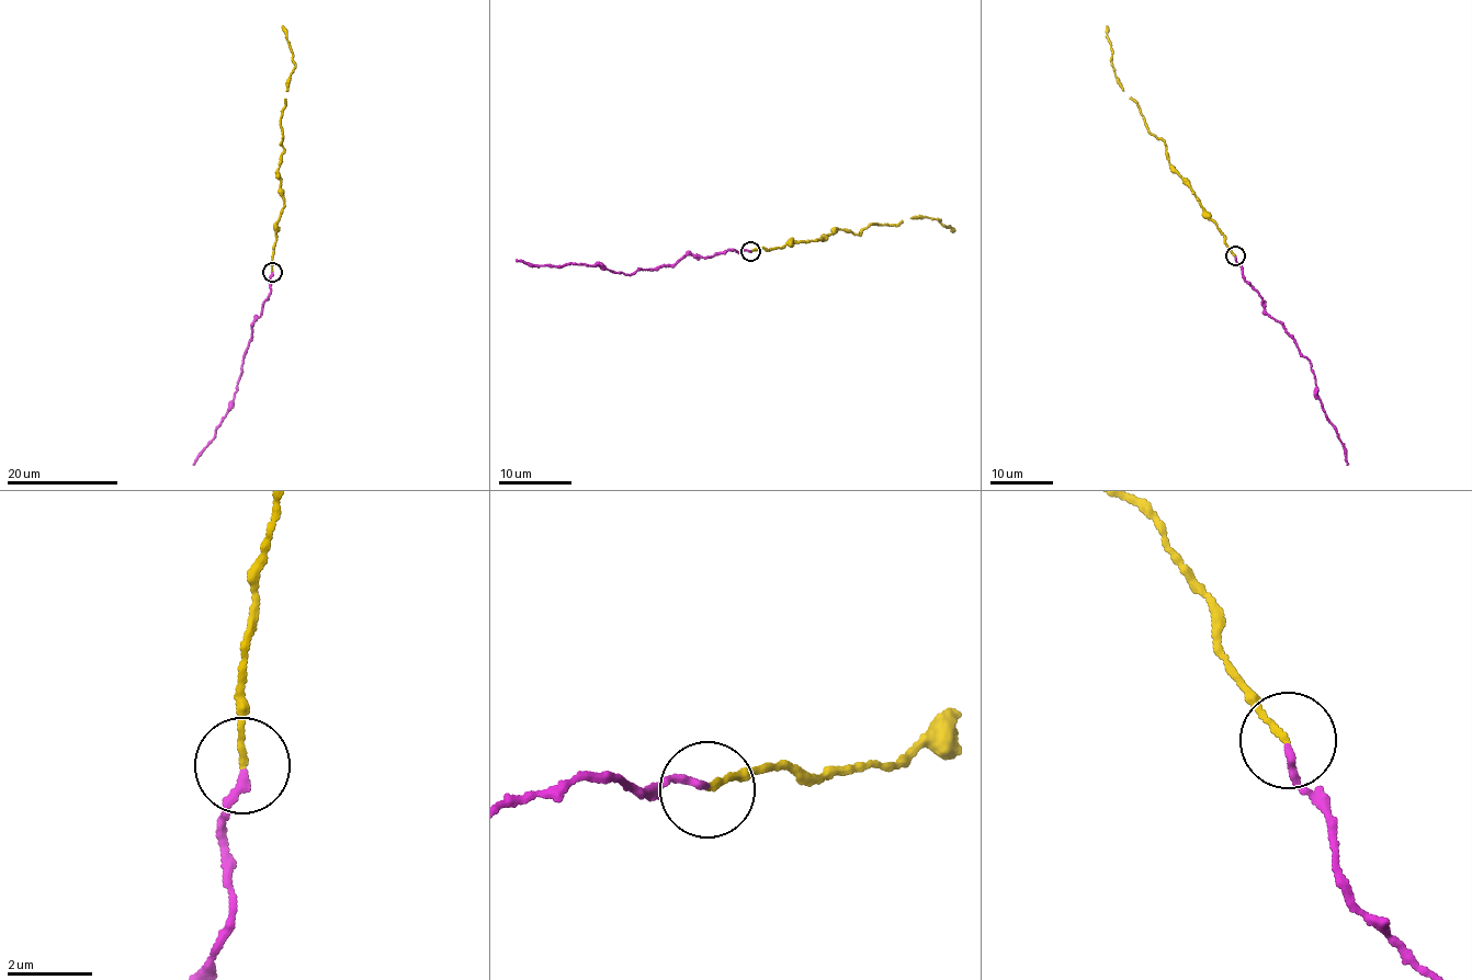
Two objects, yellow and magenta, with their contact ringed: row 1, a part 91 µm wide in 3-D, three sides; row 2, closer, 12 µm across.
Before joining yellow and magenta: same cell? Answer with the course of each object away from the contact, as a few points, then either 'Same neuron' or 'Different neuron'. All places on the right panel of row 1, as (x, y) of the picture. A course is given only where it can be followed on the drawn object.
Course of yellow: (1235, 255), (1188, 182), (1172, 166), (1165, 141), (1150, 132), (1140, 107), (1122, 89), (1112, 64), (1107, 26). Course of magenta: (1235, 257), (1242, 276), (1261, 297), (1265, 311), (1282, 325), (1310, 361), (1315, 391), (1336, 431), (1347, 465). Same neuron

